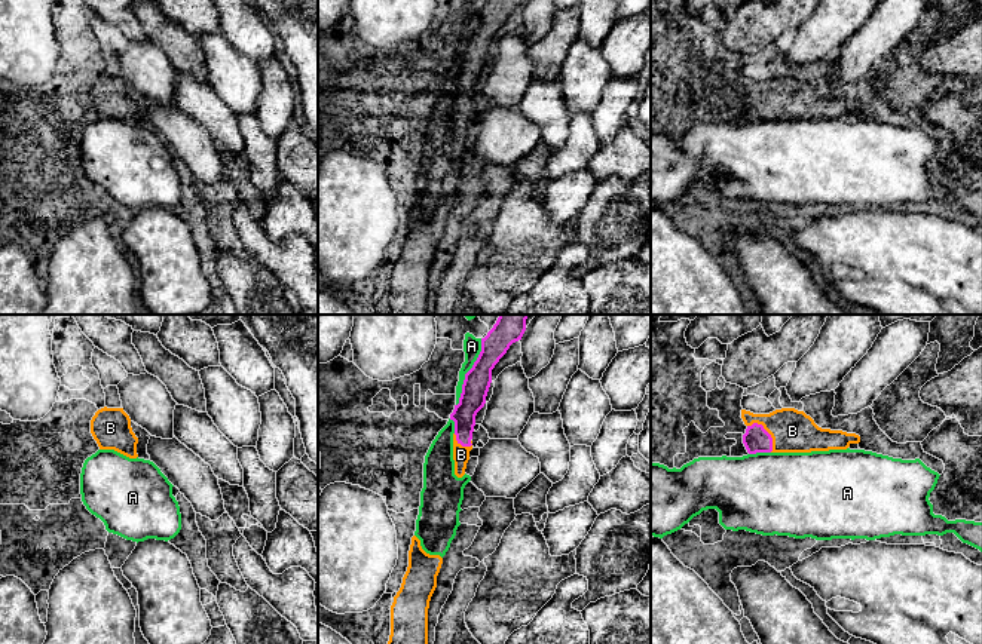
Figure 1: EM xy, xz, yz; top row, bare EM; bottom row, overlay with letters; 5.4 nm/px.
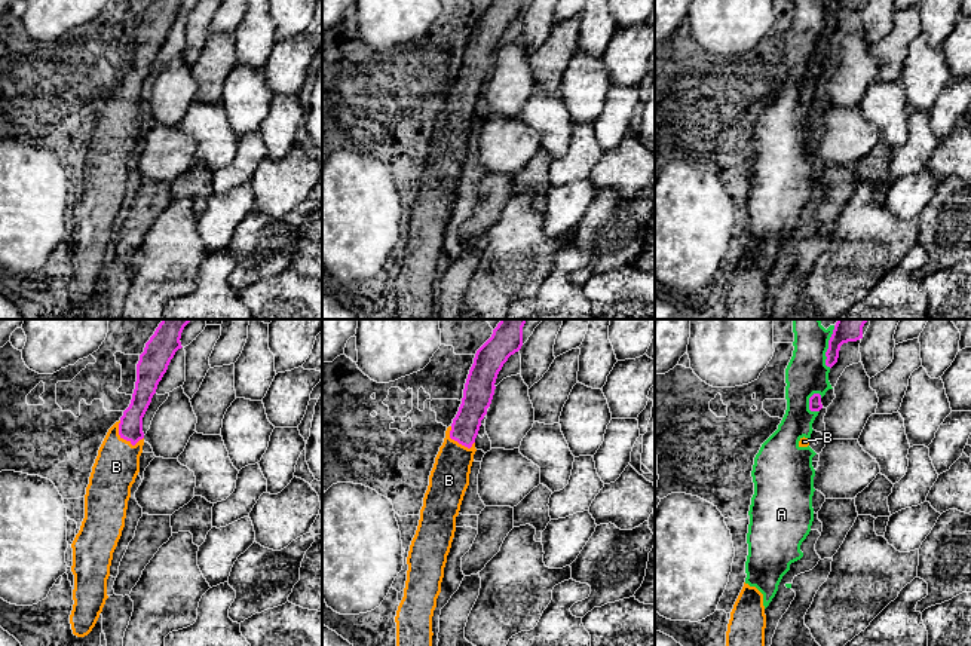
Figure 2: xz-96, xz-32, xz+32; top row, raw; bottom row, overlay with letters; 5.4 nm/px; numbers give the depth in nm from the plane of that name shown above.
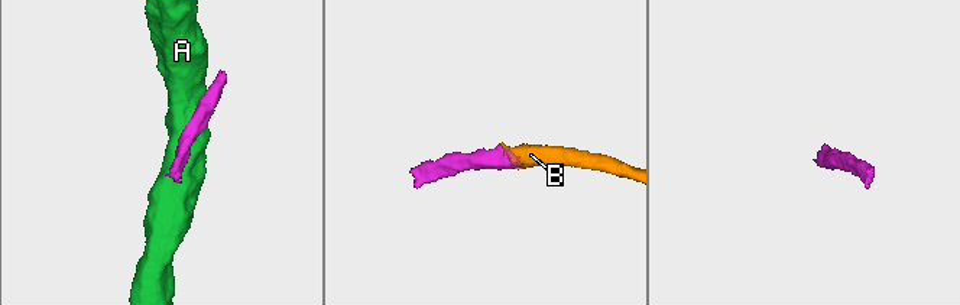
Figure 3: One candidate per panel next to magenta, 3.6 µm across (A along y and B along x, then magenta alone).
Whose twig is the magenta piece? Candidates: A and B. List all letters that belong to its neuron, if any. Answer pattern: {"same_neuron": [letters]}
{"same_neuron": ["B"]}

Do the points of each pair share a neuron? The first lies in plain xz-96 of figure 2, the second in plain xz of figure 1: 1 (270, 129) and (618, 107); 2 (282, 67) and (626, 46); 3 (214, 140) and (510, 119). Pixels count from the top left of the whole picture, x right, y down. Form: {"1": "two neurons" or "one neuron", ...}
{"1": "one neuron", "2": "one neuron", "3": "two neurons"}

